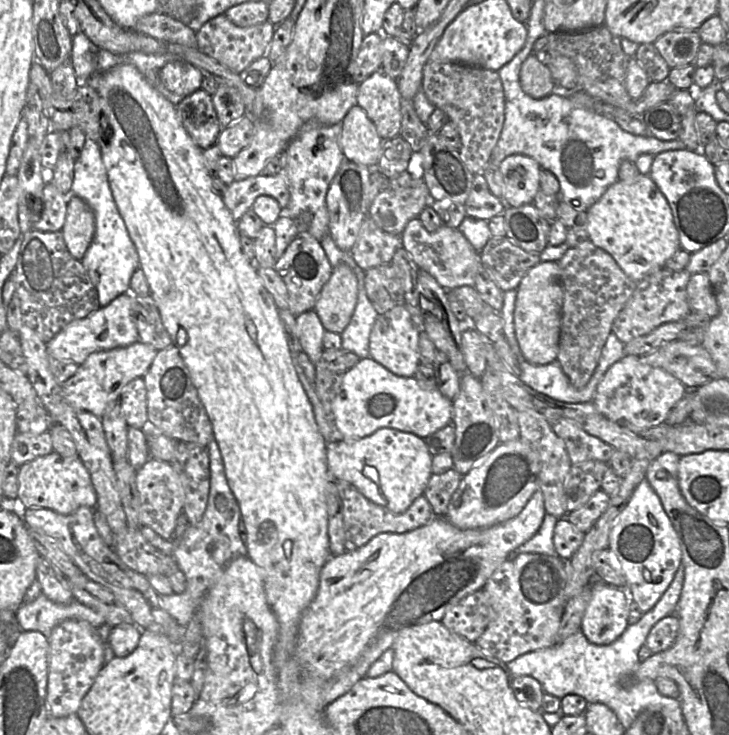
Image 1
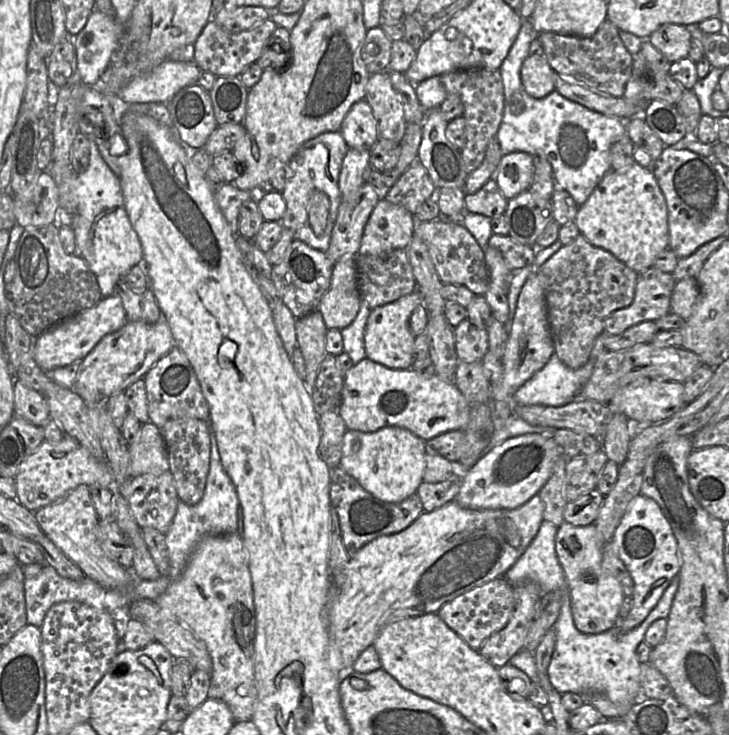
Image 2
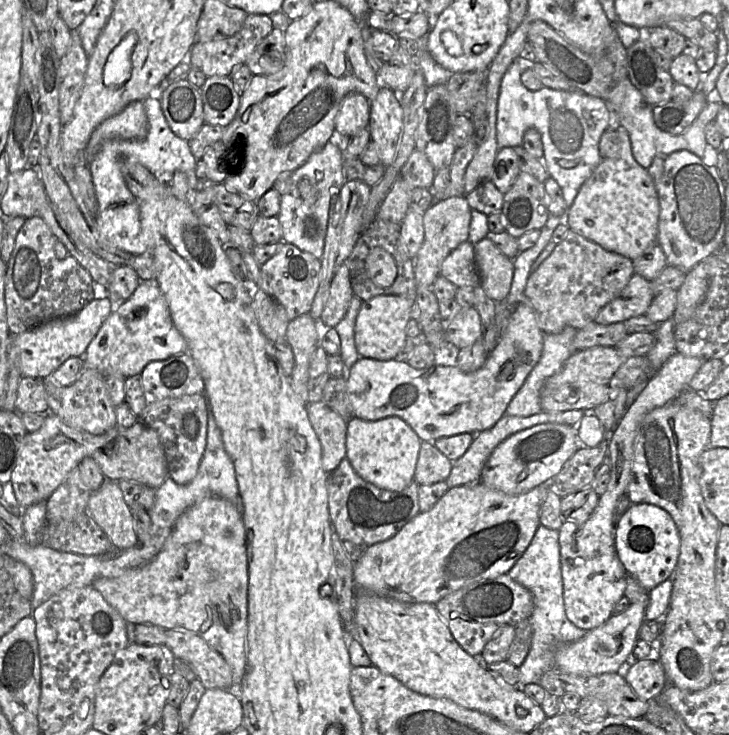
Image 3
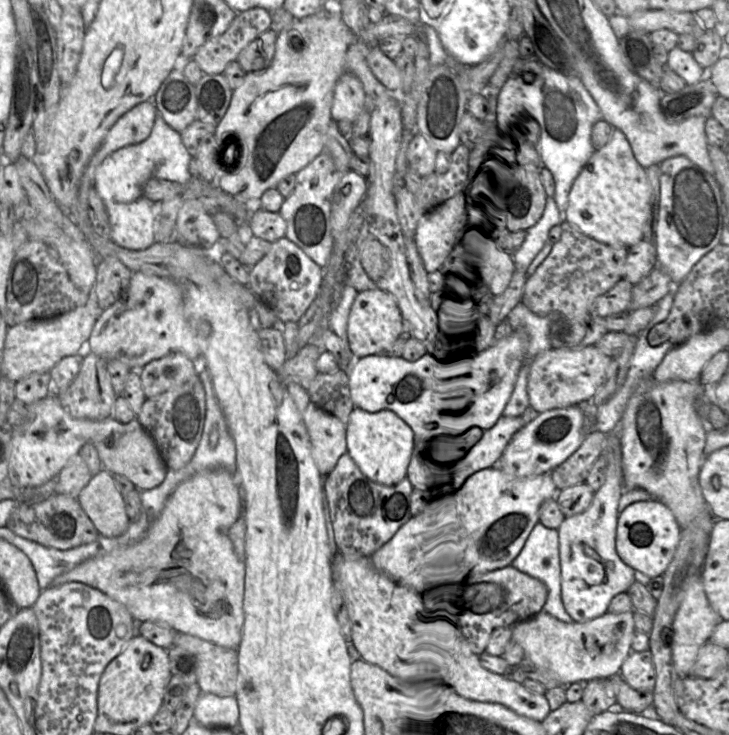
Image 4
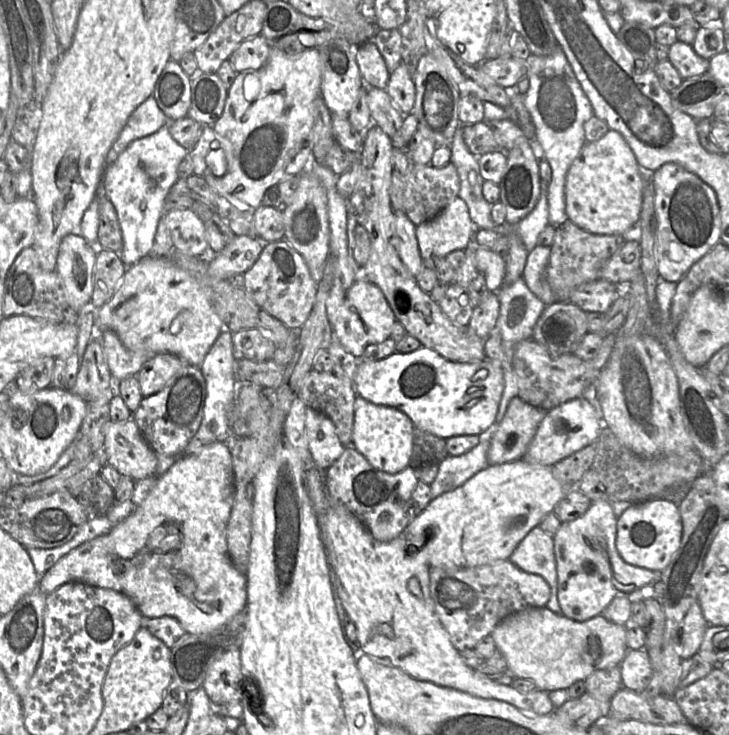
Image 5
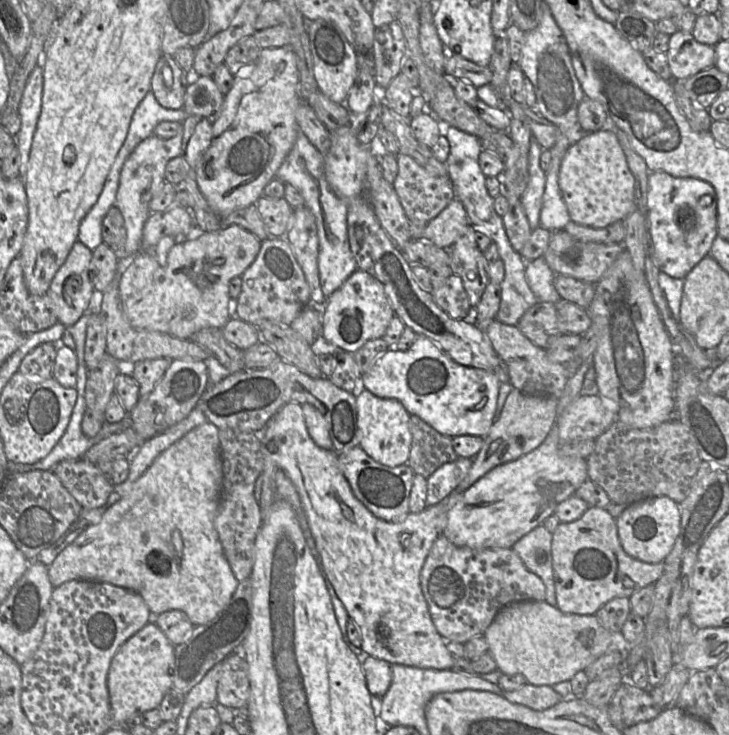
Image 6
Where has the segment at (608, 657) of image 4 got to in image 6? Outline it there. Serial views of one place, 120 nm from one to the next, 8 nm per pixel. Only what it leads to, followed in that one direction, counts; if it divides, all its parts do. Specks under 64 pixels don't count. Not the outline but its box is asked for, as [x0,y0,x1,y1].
[484,601,614,686]

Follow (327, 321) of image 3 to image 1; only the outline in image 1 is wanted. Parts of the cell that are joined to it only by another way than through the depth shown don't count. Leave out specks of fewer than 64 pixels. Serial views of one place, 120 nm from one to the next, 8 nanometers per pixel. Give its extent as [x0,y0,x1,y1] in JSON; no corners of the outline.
[314,263,358,334]

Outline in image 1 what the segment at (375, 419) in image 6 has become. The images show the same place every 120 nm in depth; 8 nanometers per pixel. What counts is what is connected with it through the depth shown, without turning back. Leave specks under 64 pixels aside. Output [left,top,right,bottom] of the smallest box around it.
[326,428,433,514]

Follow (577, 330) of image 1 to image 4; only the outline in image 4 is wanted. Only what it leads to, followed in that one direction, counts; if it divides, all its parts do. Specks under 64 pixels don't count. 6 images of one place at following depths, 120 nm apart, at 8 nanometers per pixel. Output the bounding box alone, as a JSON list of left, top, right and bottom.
[521,221,628,317]

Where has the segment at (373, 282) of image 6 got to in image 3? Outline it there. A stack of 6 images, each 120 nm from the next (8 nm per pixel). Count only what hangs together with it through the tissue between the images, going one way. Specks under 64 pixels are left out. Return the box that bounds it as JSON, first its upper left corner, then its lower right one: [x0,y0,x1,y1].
[354,295,419,360]

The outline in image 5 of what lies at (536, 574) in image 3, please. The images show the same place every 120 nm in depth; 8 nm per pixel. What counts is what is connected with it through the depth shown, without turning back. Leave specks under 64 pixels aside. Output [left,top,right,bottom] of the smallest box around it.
[509,526,562,615]

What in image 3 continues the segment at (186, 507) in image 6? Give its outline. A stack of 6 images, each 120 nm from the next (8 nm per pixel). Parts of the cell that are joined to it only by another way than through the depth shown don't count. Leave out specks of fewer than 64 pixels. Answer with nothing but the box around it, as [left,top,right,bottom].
[92,496,248,694]

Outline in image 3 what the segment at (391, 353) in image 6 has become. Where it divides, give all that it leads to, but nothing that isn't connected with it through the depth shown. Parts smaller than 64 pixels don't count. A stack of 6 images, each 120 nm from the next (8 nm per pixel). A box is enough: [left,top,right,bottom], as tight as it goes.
[347,299,544,442]

